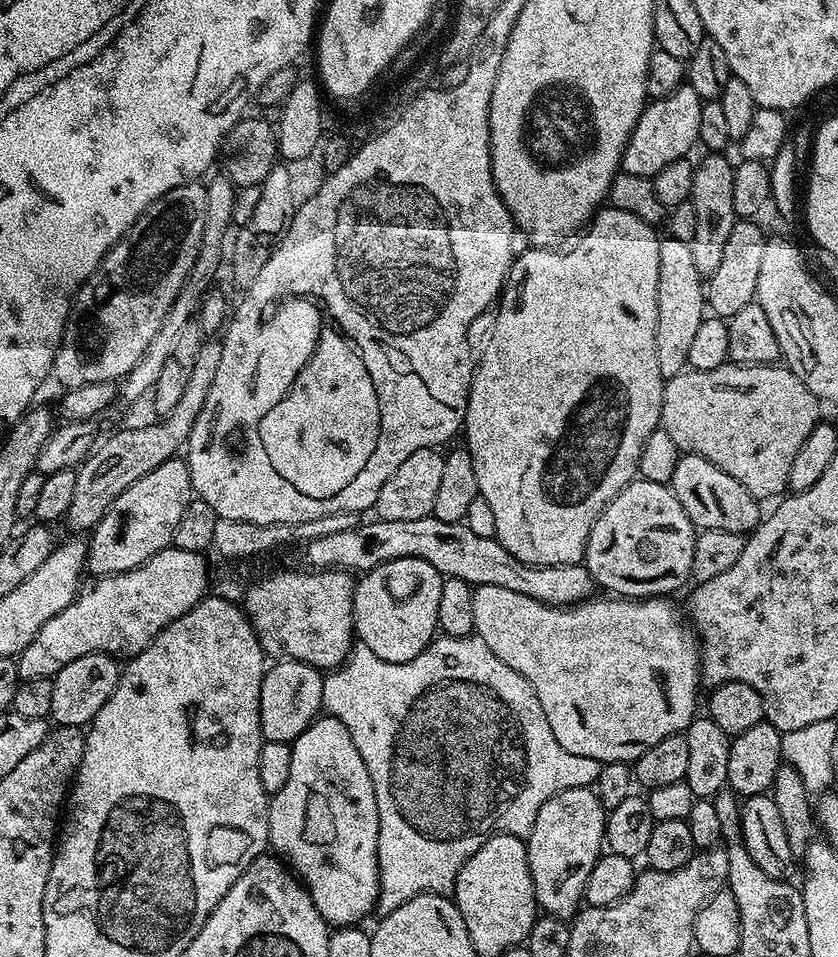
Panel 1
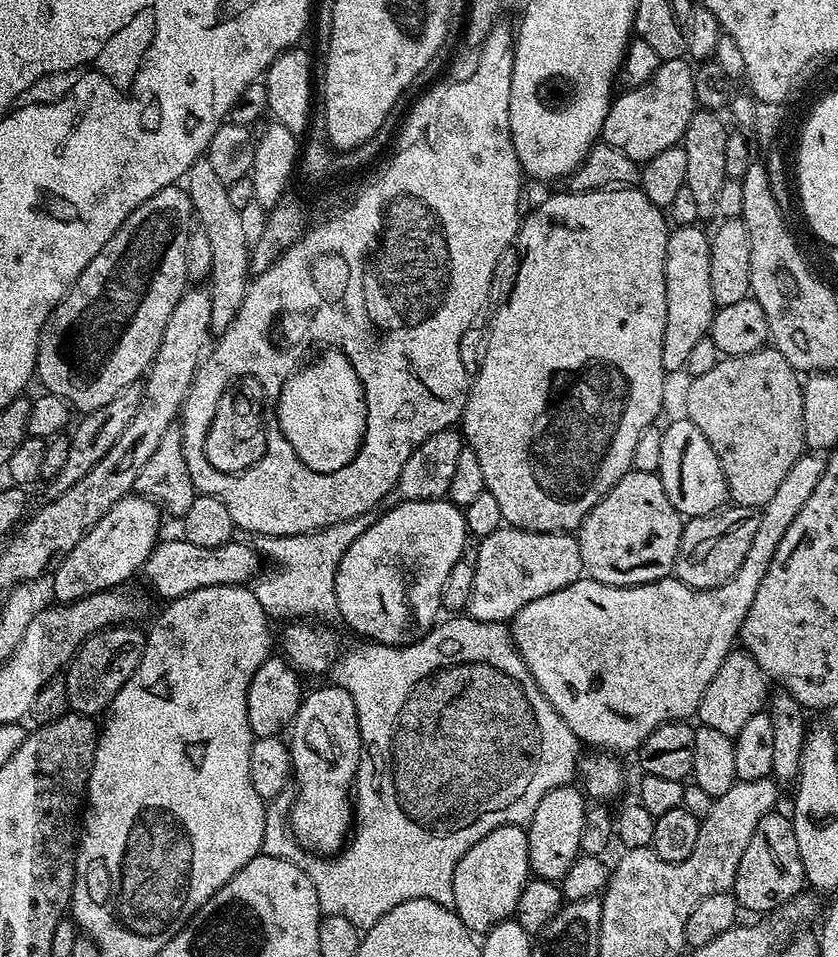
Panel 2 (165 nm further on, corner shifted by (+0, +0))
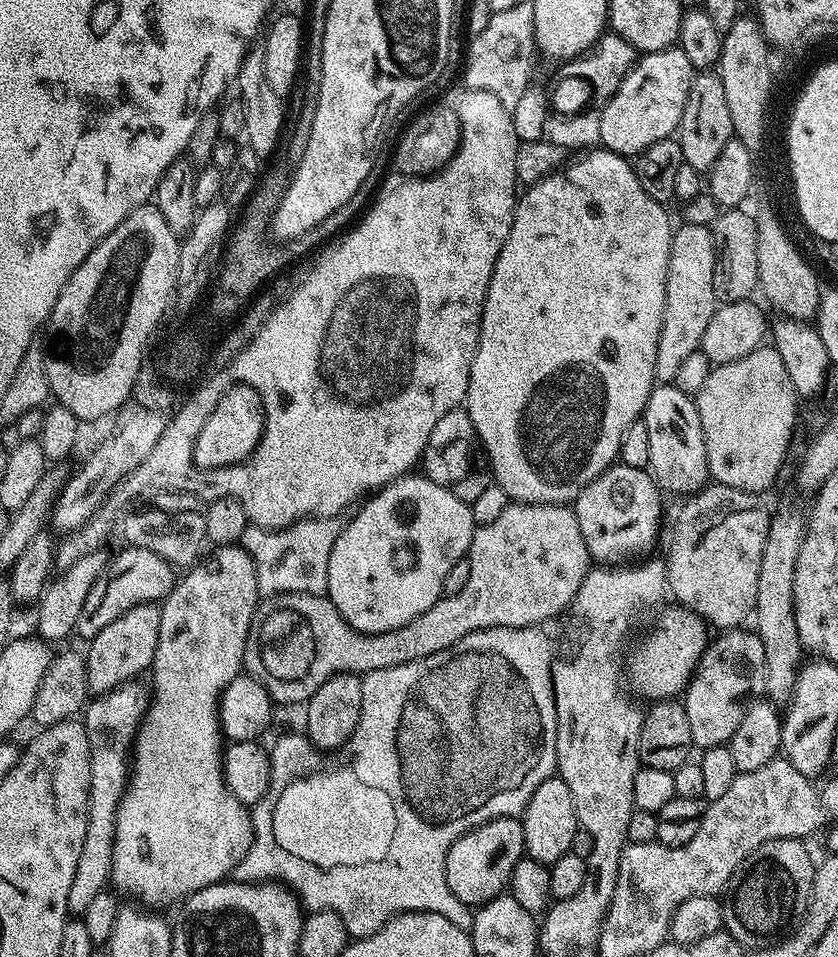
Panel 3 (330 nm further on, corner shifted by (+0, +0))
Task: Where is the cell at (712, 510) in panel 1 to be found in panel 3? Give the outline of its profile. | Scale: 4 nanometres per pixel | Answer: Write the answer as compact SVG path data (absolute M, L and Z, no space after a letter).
M657 383L652 389L650 398L646 402L642 419L646 431L650 434L650 458L647 471L651 472L653 480L660 485L665 493L684 492L695 494L709 483L708 463L706 462L706 442L702 438L702 422L698 418L696 401L691 396L682 394L676 385Z

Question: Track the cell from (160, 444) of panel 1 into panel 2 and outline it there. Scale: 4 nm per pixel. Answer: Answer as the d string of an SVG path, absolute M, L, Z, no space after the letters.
M207 158L196 160L194 166L190 166L186 177L186 191L199 227L204 228L210 238L212 274L206 288L212 303L210 329L213 333L222 334L234 322L238 310L242 310L242 302L248 293L250 236L248 238L244 220L240 217L243 216L241 209L230 203L228 185L214 174Z

